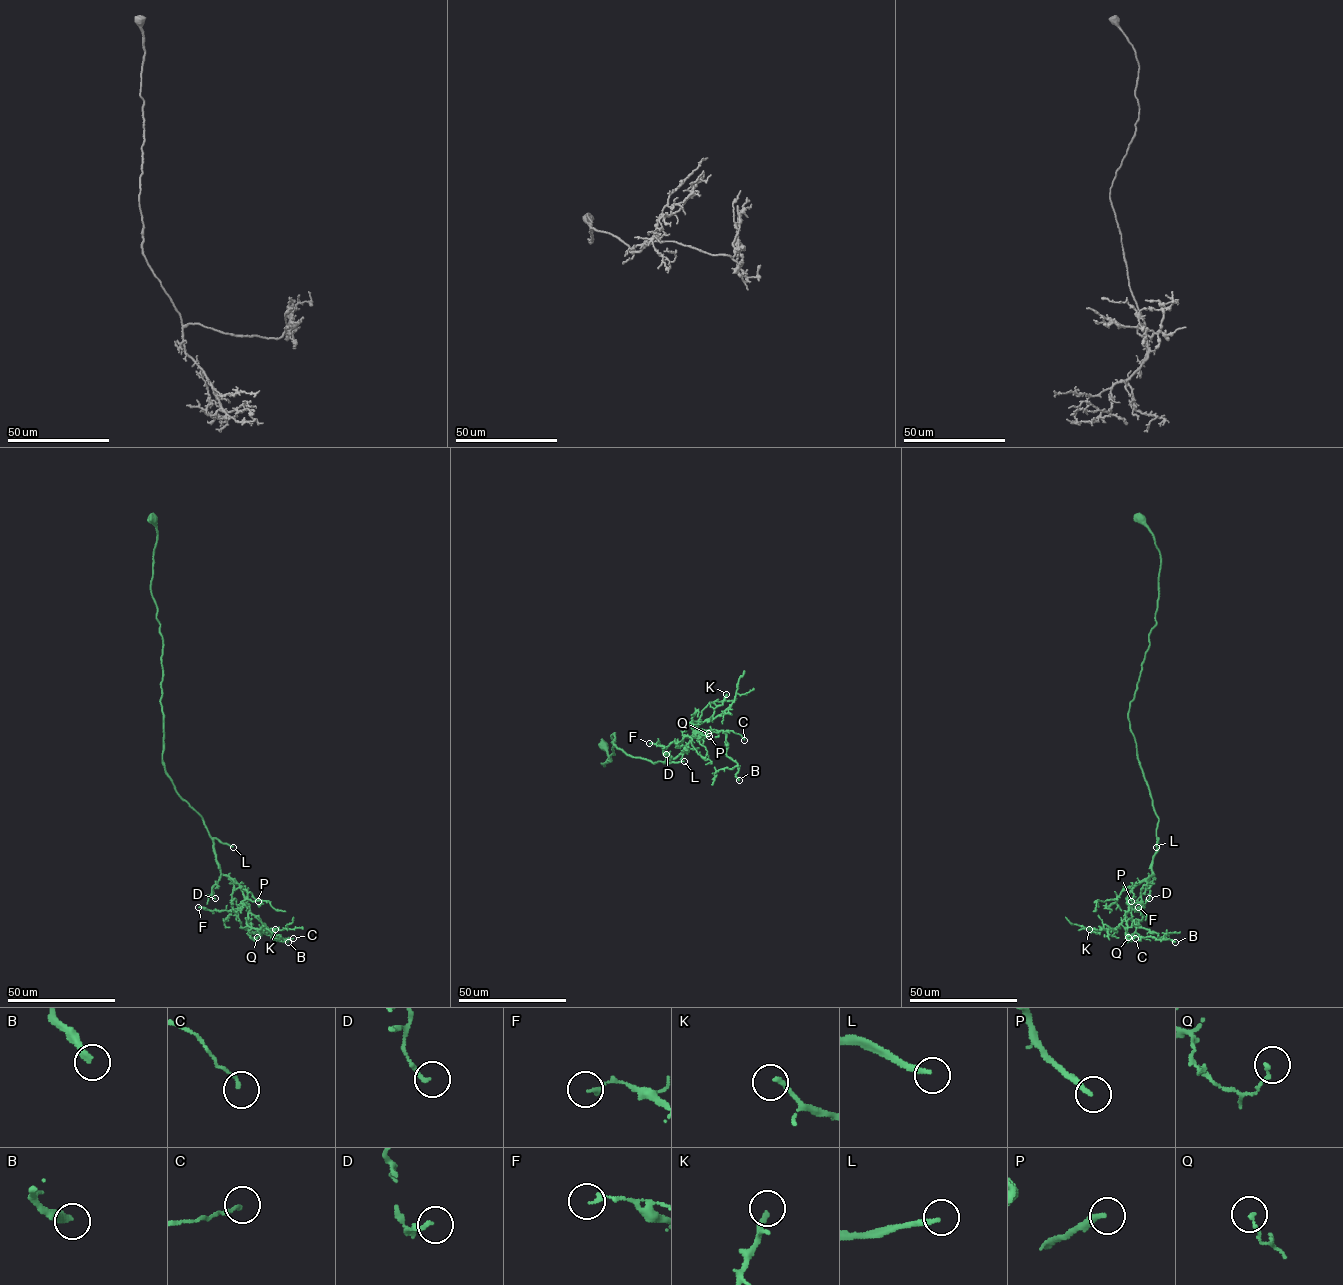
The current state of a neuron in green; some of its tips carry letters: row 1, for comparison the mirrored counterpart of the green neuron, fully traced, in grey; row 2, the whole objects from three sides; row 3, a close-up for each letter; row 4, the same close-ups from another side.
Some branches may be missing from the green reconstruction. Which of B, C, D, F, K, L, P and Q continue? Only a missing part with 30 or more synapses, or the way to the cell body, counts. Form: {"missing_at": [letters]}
{"missing_at": ["L", "P"]}

